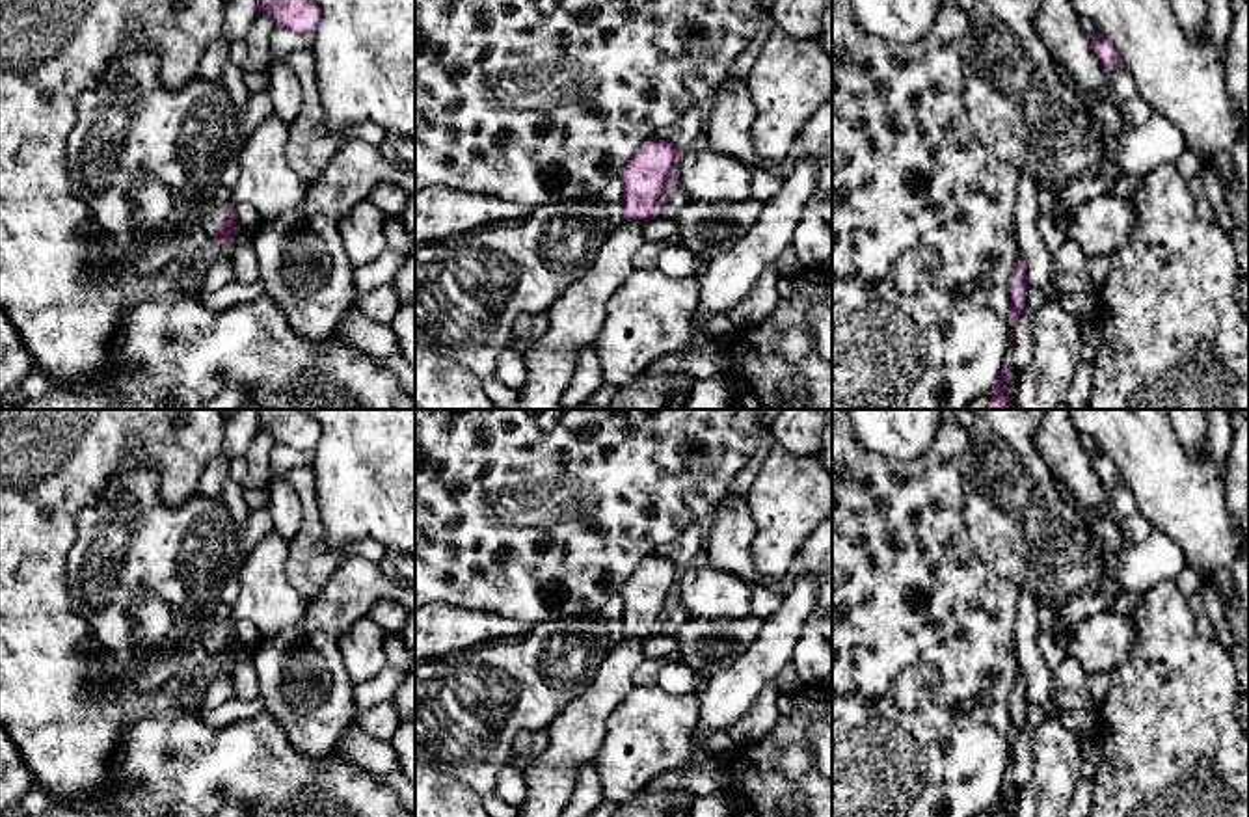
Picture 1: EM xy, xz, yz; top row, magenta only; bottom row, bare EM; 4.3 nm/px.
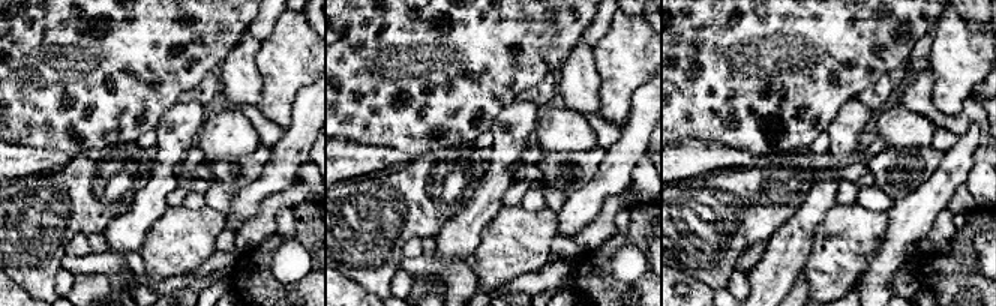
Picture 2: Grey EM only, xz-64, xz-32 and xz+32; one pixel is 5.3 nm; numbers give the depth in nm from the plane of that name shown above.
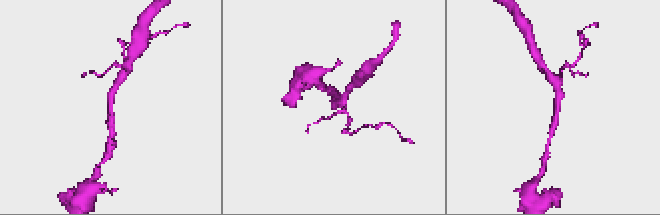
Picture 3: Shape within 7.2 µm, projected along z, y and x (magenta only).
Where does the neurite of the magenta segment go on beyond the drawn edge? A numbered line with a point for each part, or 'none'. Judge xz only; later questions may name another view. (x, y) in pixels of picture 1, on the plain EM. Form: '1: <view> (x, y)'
1: xz (576, 736)

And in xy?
1: xy (211, 639)

